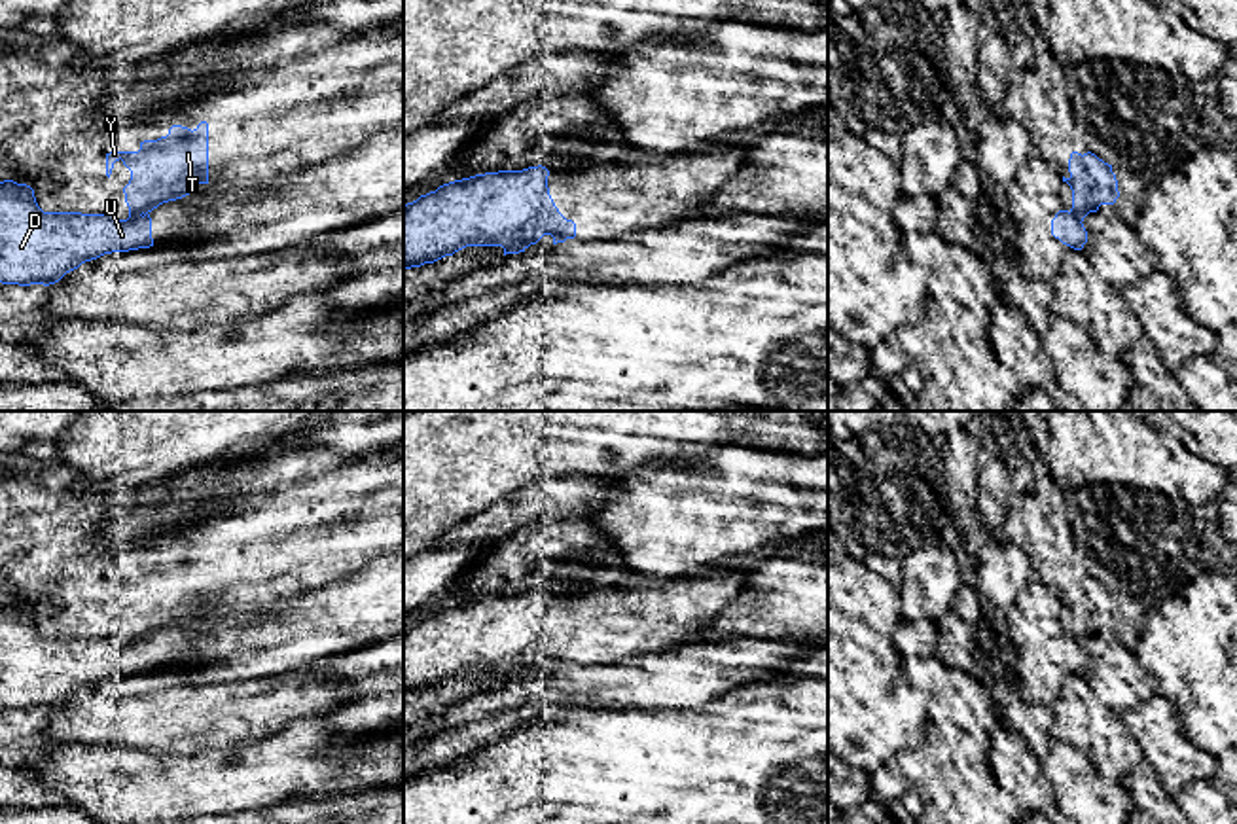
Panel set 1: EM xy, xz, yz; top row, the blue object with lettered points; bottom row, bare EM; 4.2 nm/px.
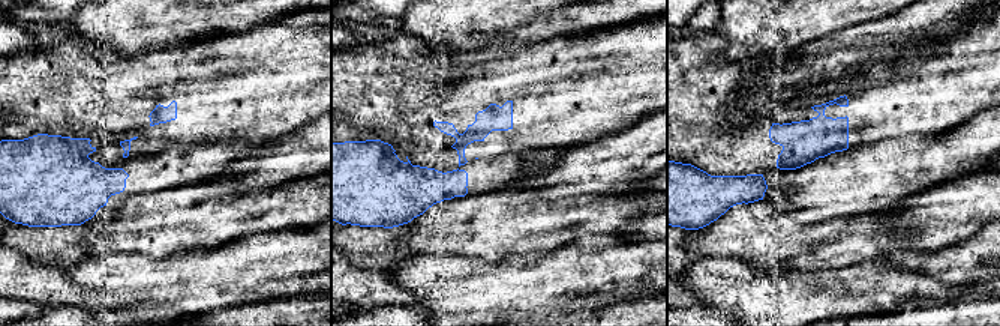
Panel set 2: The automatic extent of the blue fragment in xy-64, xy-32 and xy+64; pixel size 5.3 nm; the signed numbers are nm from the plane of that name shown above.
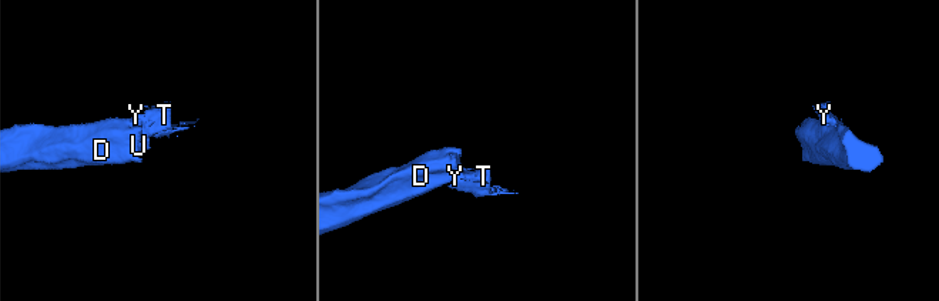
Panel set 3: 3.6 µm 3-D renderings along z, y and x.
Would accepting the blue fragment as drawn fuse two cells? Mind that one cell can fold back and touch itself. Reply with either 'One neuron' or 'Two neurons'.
Two neurons

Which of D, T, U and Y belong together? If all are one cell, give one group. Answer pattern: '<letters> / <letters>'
D U / T Y

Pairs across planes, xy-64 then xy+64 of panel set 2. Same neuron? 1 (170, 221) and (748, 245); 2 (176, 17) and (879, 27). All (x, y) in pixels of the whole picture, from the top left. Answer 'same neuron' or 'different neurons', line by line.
1: same neuron
2: different neurons

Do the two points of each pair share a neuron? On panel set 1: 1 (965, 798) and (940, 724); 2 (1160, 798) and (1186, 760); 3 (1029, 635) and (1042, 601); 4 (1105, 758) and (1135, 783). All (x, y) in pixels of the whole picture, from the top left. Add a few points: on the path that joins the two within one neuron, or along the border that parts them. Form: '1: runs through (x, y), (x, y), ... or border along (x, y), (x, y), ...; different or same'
1: runs through (957, 779), (953, 775), (953, 743); same
2: border along (1145, 758), (1158, 783), (1173, 798); different
3: runs through (1029, 627), (1037, 609); same
4: border along (1143, 758), (1118, 781); different

